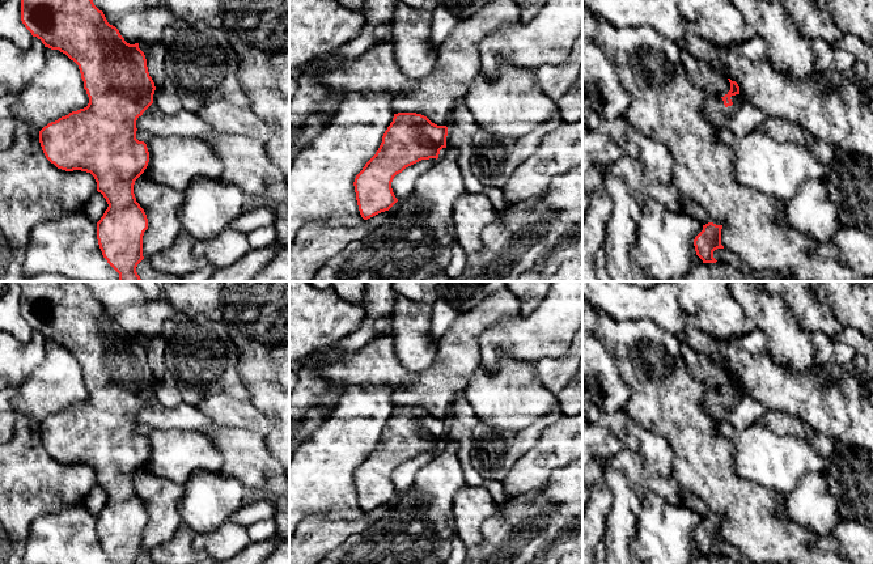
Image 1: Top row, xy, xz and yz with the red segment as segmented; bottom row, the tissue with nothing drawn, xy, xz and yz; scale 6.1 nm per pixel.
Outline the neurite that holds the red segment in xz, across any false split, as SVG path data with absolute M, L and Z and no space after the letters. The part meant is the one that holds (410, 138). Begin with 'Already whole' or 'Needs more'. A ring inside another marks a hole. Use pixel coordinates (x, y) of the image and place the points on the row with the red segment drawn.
Already whole. M394 114L393 122L382 136L378 150L365 164L353 182L361 217L368 220L381 212L389 211L398 202L391 188L394 177L421 160L437 160L440 150L446 148L446 136L446 126L437 126L421 114Z

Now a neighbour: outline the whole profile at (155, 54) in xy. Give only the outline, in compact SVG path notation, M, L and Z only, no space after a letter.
M139 43L139 48L145 55L148 72L154 82L156 89L166 85L168 76L165 72L165 43Z

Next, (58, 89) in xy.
M45 47L46 63L17 94L13 114L38 132L51 122L84 109L89 97L79 65L59 50Z

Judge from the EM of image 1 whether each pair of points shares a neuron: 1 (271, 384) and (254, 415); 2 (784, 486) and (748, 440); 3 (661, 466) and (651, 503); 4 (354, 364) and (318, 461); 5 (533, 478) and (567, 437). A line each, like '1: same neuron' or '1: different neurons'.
1: different neurons
2: same neuron
3: different neurons
4: different neurons
5: same neuron

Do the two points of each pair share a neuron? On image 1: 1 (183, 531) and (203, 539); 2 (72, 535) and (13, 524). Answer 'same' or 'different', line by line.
1: different
2: different

